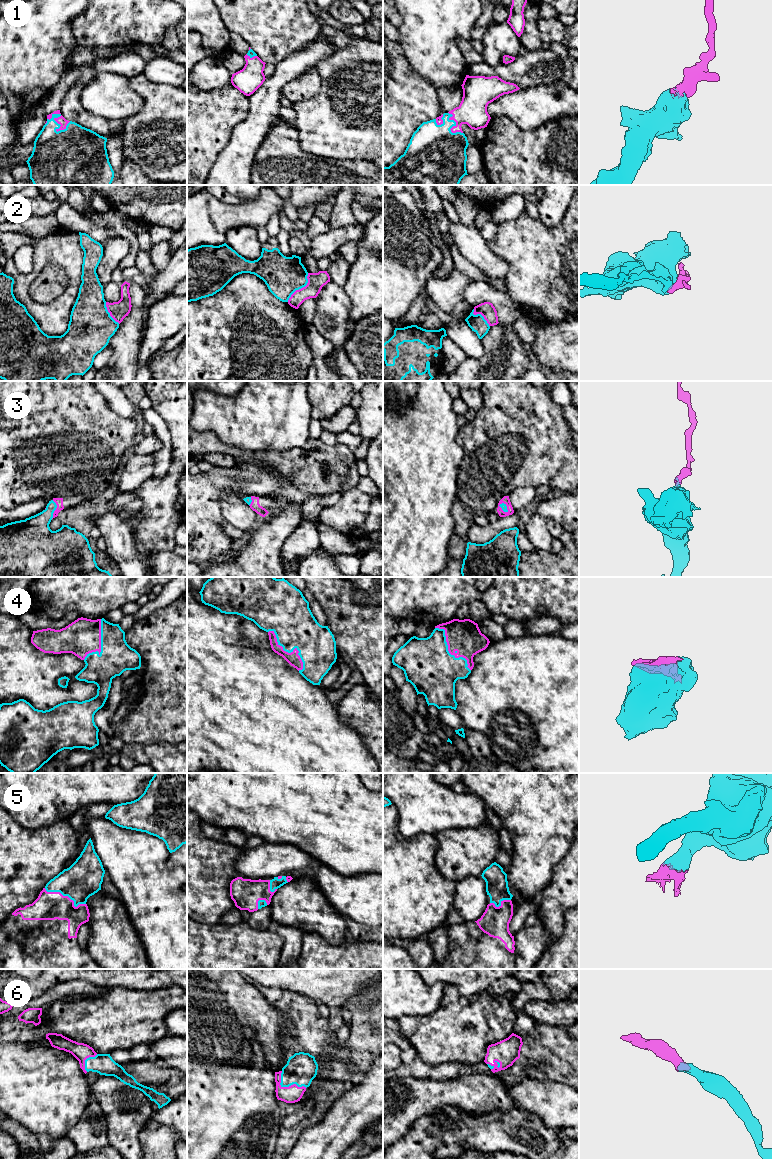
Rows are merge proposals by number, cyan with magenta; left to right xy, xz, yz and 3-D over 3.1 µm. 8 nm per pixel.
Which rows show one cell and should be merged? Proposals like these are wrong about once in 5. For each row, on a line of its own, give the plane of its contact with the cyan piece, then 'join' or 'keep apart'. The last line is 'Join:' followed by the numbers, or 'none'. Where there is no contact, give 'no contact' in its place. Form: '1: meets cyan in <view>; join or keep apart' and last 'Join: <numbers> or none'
1: meets cyan in xy; join
2: meets cyan in xz; keep apart
3: meets cyan in xy; join
4: meets cyan in xz; join
5: meets cyan in xy; join
6: meets cyan in xz; join
Join: 1, 3, 4, 5, 6

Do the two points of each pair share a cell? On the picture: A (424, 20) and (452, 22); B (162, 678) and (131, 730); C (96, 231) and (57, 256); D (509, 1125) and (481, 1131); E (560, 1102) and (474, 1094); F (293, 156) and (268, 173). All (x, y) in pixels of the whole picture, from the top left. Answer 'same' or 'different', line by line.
A: same
B: same
C: different
D: same
E: different
F: same

